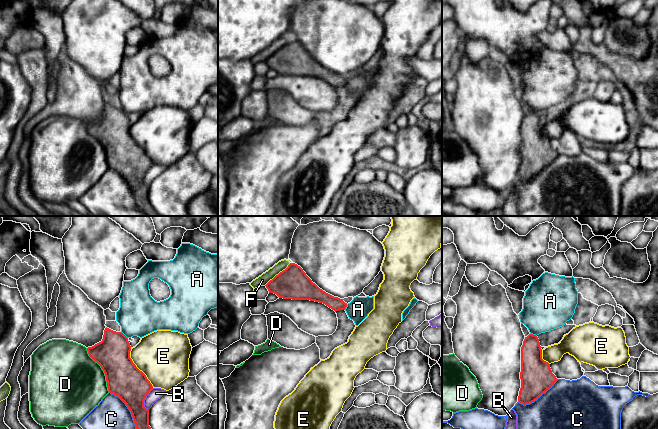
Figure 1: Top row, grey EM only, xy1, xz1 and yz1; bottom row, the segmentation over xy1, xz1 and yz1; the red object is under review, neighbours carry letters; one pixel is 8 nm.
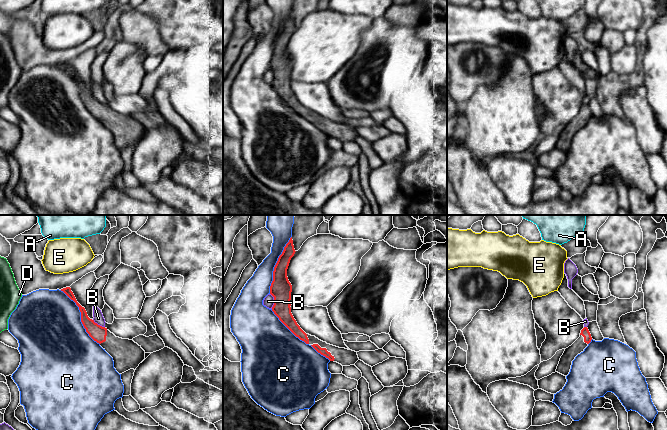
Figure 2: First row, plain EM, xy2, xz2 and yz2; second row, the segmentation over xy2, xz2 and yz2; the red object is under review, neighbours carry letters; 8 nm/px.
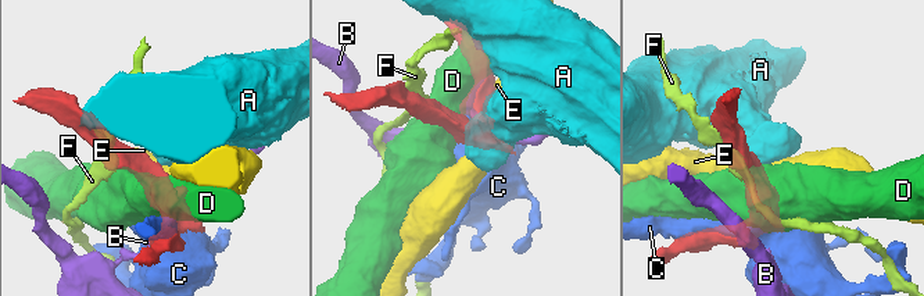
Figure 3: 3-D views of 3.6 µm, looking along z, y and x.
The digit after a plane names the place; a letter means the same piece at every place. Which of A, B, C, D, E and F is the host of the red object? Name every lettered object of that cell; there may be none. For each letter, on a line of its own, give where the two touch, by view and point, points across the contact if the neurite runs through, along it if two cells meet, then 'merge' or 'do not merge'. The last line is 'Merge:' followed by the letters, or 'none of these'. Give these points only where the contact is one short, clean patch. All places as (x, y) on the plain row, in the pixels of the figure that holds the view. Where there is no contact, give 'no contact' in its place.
A: xy1 (124, 111) | along xy1 (121, 107), (127, 114) | do not merge
B: xy1 (144, 175) | do not merge
C: xy2 (81, 93) | do not merge
D: xy1 (102, 145) | do not merge
E: xy1 (137, 144) | along xy1 (130, 124), (132, 138), (145, 151), (153, 163) | do not merge
F: xz1 (278, 50) | do not merge
Merge: none of these

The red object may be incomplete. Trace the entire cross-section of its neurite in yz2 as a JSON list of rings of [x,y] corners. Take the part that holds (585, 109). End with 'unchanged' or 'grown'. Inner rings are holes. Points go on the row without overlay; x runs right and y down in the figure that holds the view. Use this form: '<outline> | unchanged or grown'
[[[587,103],[581,106],[580,113],[568,124],[565,125],[560,134],[556,148],[567,152],[570,148],[572,137],[575,133],[584,127],[584,125],[591,118],[592,113]]] | grown

